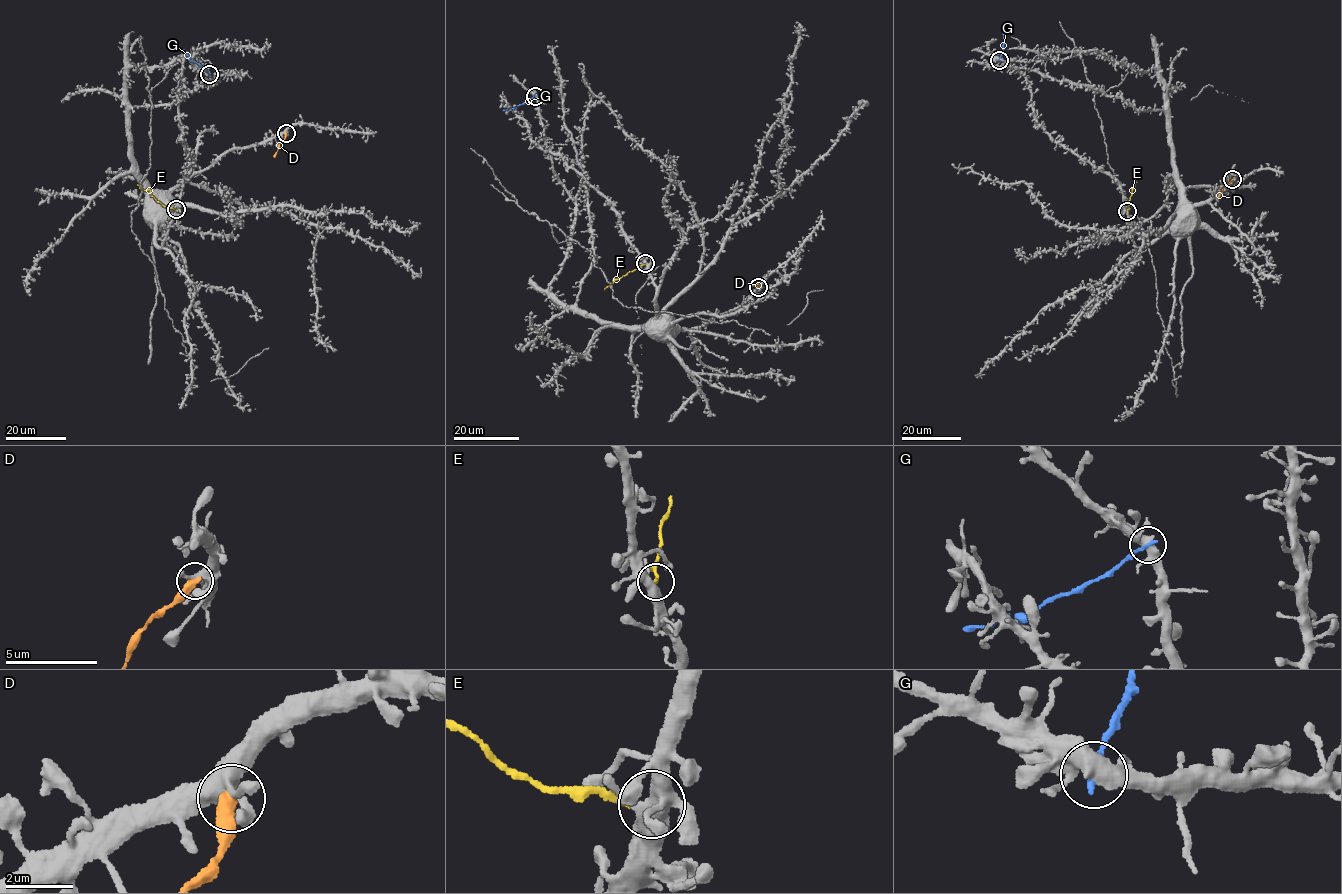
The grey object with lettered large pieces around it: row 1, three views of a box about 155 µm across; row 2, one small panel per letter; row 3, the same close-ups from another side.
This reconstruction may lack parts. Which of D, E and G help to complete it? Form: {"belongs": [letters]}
{"belongs": []}

